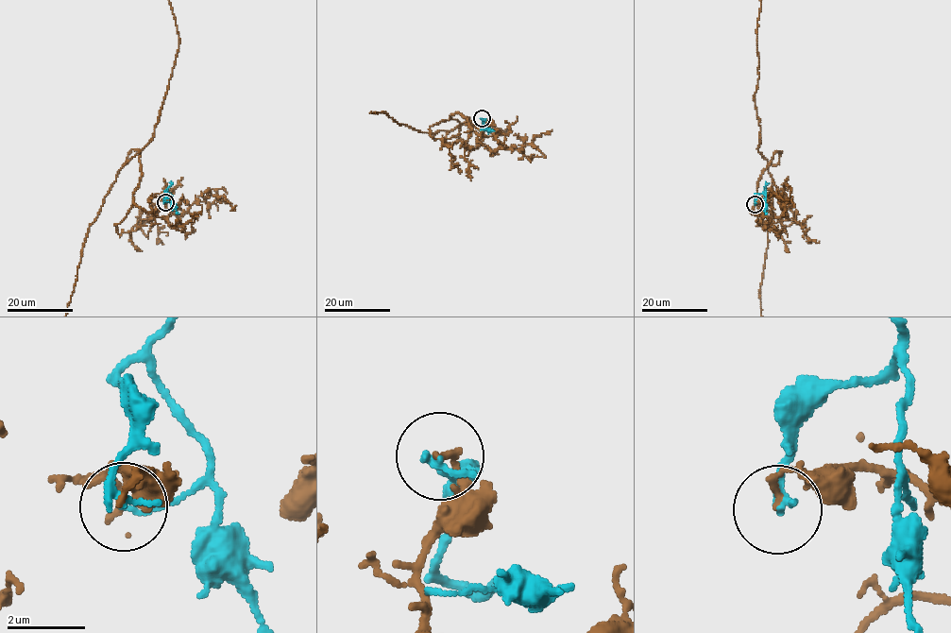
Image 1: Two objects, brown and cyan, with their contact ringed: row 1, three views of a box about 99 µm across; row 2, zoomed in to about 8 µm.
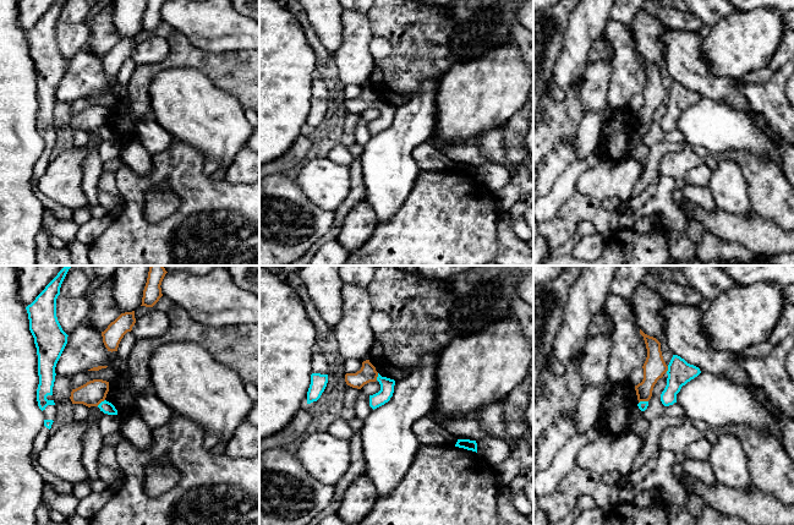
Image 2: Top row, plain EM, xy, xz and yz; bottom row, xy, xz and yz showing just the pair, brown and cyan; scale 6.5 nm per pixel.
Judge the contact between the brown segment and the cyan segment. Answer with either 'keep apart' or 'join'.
keep apart

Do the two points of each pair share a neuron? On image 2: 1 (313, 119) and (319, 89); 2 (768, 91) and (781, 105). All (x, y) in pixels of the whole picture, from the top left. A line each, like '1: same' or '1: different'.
1: same
2: same

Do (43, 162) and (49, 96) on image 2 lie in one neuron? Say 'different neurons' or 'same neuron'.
same neuron

